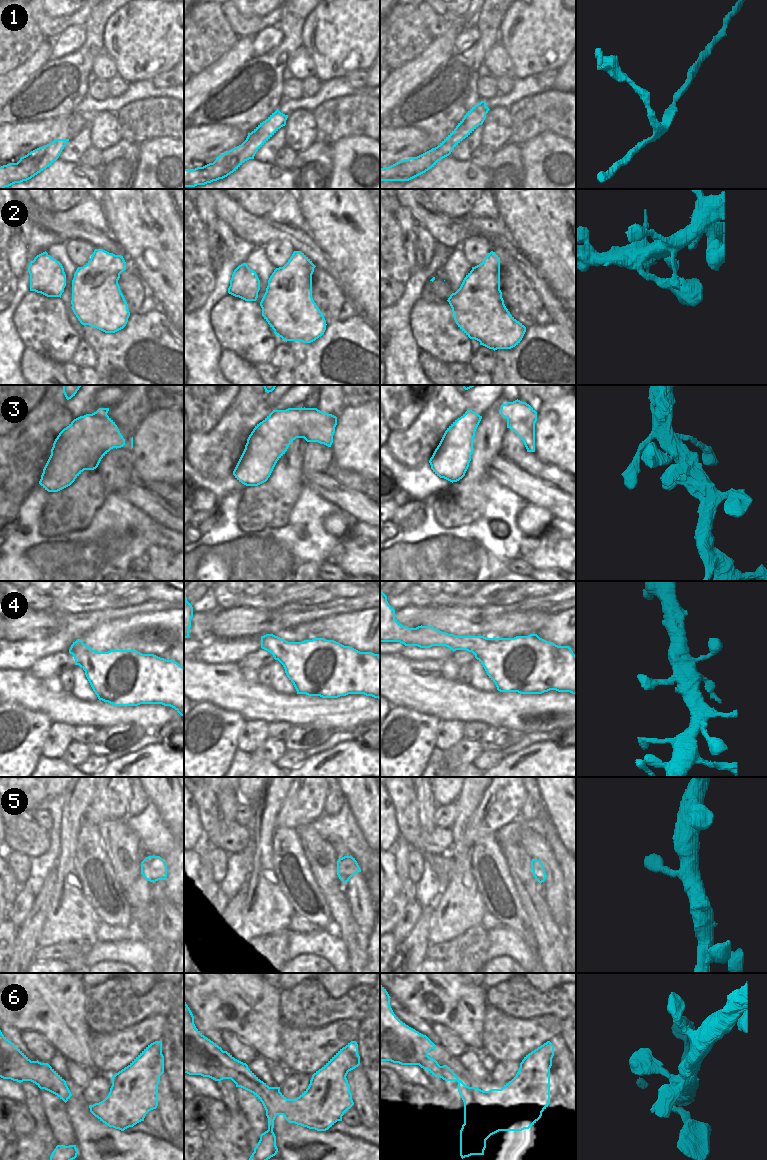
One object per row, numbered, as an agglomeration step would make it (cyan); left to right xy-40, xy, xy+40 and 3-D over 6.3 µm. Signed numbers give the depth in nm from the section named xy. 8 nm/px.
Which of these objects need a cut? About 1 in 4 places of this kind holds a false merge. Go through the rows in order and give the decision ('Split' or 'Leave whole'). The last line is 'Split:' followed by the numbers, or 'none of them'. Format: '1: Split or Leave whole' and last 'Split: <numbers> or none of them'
1: Leave whole
2: Leave whole
3: Leave whole
4: Leave whole
5: Leave whole
6: Leave whole
Split: none of them

